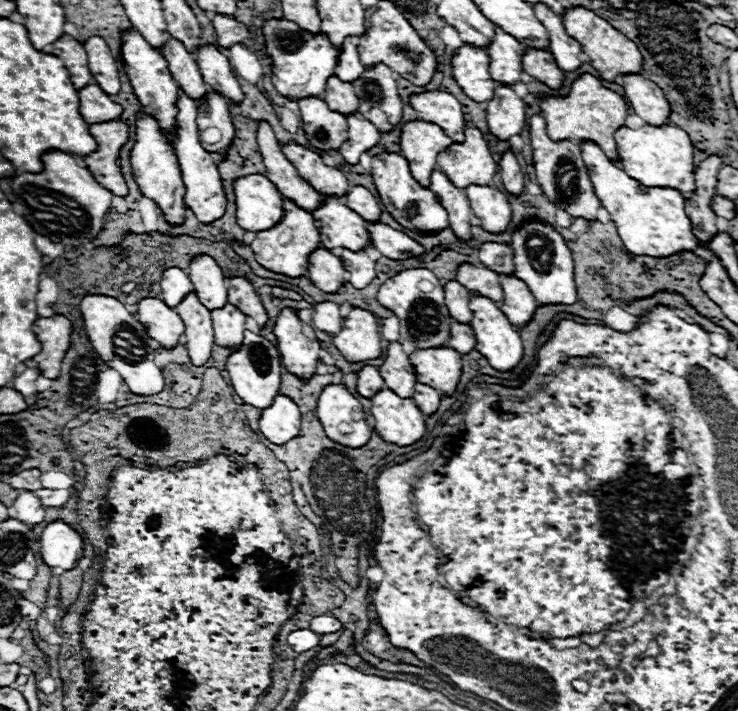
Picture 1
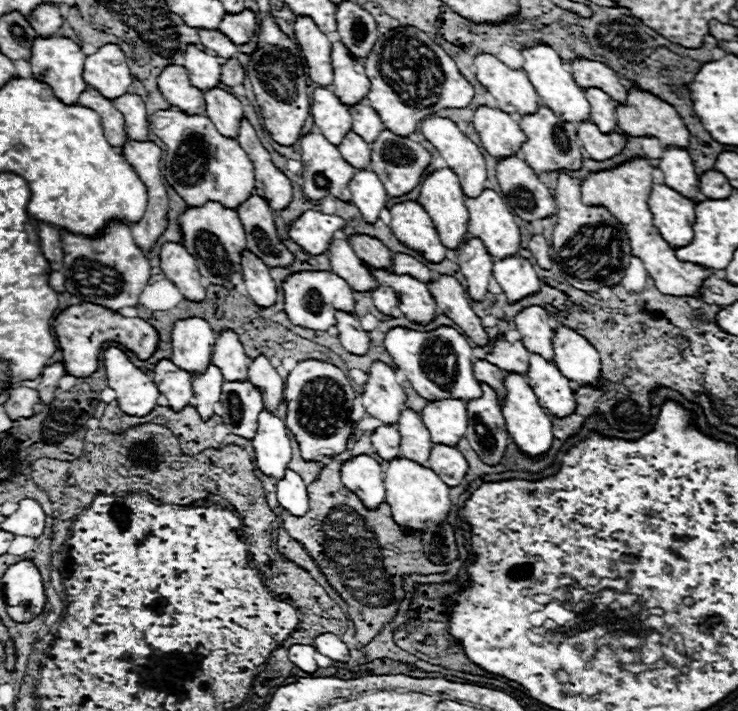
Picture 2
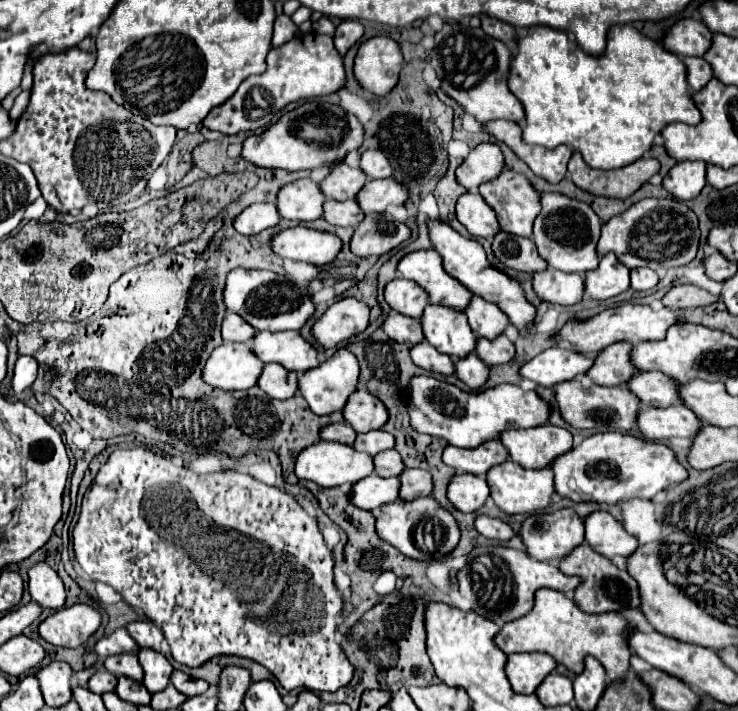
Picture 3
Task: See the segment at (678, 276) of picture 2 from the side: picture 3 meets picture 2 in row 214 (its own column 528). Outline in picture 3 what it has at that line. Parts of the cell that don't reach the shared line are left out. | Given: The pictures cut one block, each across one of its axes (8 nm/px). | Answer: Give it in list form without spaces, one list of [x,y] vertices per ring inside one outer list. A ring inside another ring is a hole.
[[[538,590],[536,606],[532,612],[520,620],[504,624],[502,632],[496,636],[496,644],[504,654],[516,652],[546,652],[556,658],[558,664],[564,664],[572,672],[580,674],[584,670],[584,658],[594,656],[604,666],[612,682],[622,682],[624,674],[630,668],[630,646],[628,634],[634,626],[618,612],[610,614],[586,614],[582,612],[572,598],[566,598],[558,590]]]

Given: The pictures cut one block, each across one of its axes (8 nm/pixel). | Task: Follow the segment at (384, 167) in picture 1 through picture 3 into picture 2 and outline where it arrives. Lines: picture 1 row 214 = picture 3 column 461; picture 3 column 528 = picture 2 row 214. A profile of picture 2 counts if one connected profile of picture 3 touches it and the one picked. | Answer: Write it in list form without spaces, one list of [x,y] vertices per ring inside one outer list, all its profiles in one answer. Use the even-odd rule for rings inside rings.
[[[404,202],[390,208],[392,234],[408,248],[420,252],[428,262],[442,262],[448,248],[440,242],[434,222],[418,202]]]

